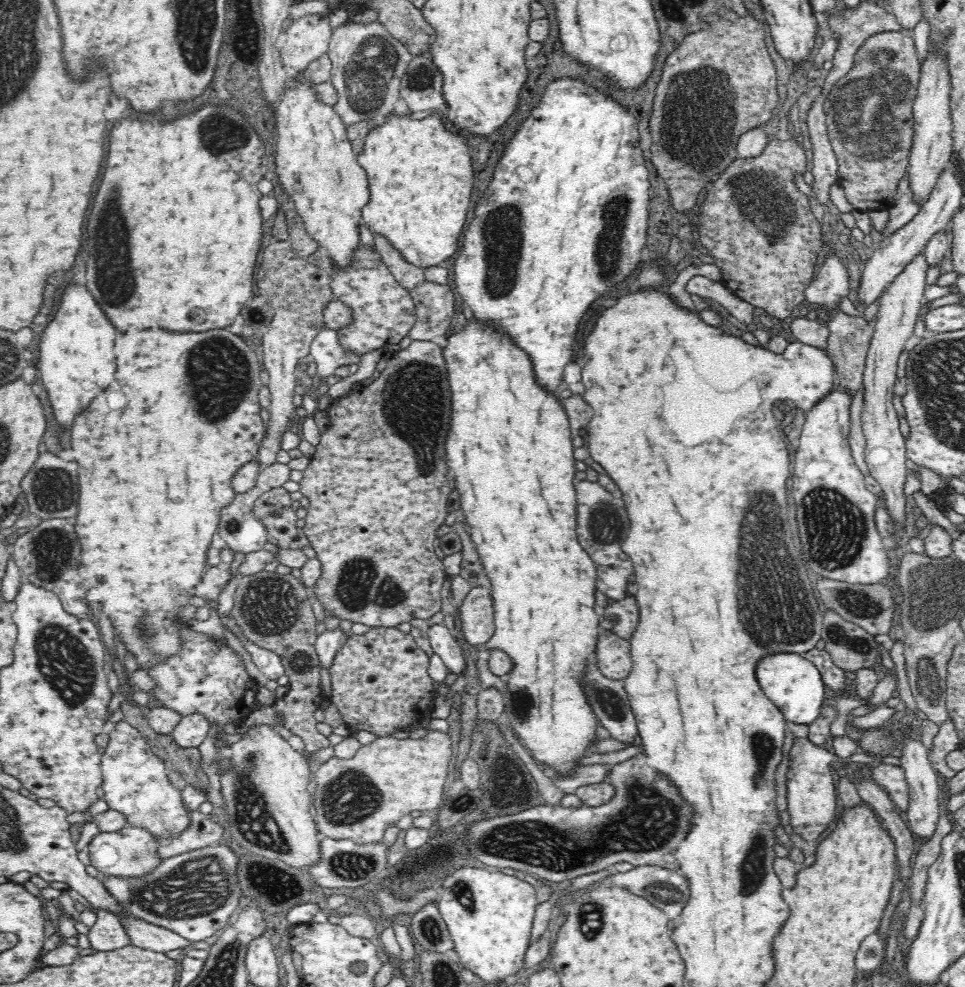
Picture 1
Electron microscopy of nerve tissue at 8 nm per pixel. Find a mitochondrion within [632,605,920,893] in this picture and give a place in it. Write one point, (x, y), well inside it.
(762, 747)

